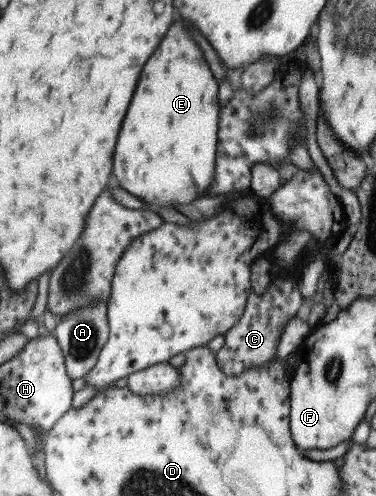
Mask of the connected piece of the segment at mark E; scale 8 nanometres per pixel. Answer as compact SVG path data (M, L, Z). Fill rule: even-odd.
M179 20L179 22L171 23L169 30L165 32L163 40L157 44L155 52L149 55L149 59L145 62L143 70L141 70L141 78L137 80L137 86L135 86L135 92L133 92L133 98L131 98L131 104L127 108L127 114L123 118L123 124L121 124L121 130L119 130L119 136L117 136L117 144L115 144L115 150L112 157L112 181L116 186L123 188L129 192L129 194L135 197L141 198L148 203L147 210L157 211L158 207L170 207L177 203L177 205L187 204L196 198L203 197L205 191L211 187L210 181L212 180L212 173L214 172L214 157L216 148L216 134L217 123L219 120L219 105L217 98L218 83L213 78L211 69L207 66L207 61L197 45L197 41L193 40L191 34L187 32L185 24Z

